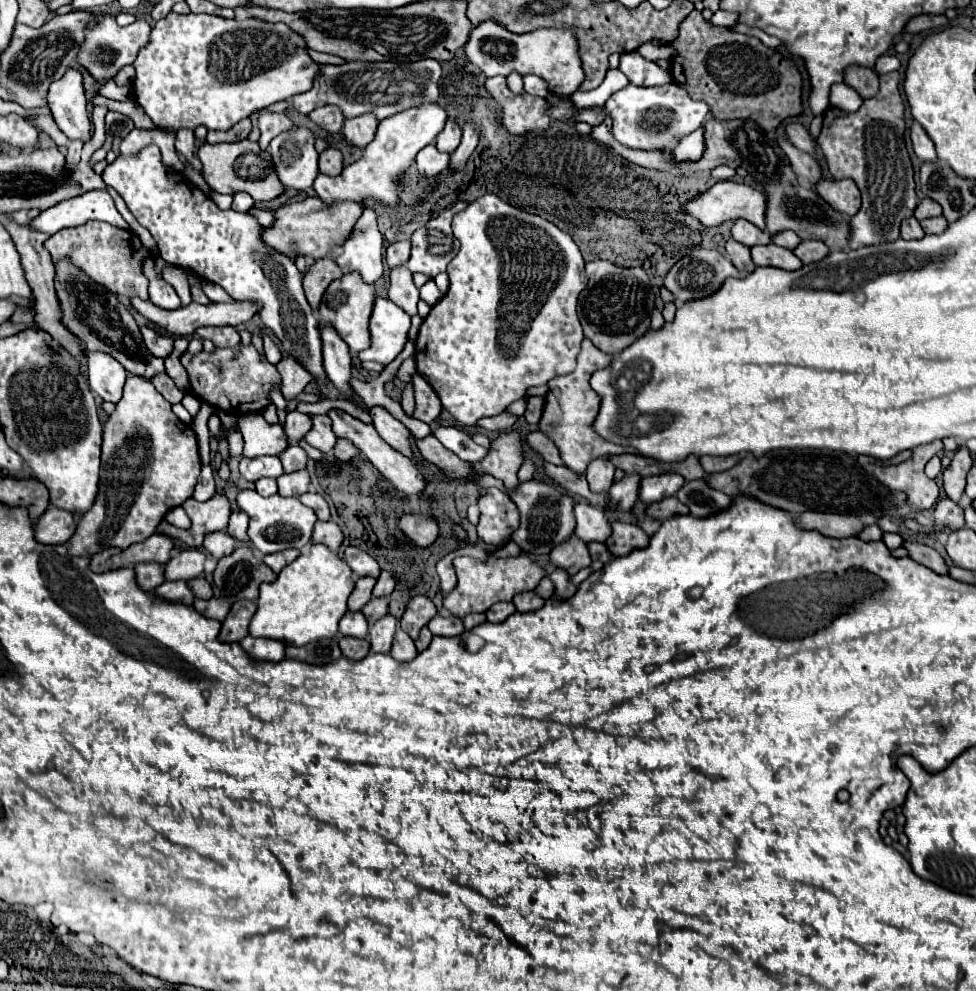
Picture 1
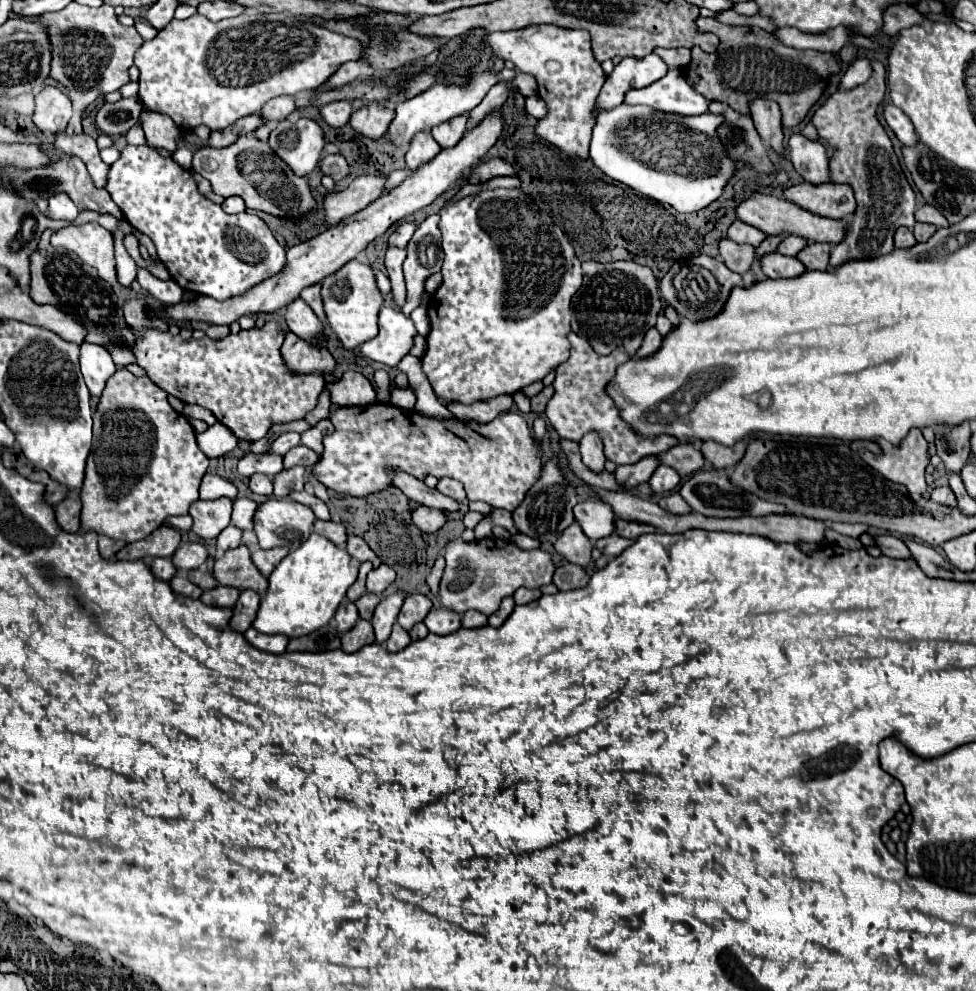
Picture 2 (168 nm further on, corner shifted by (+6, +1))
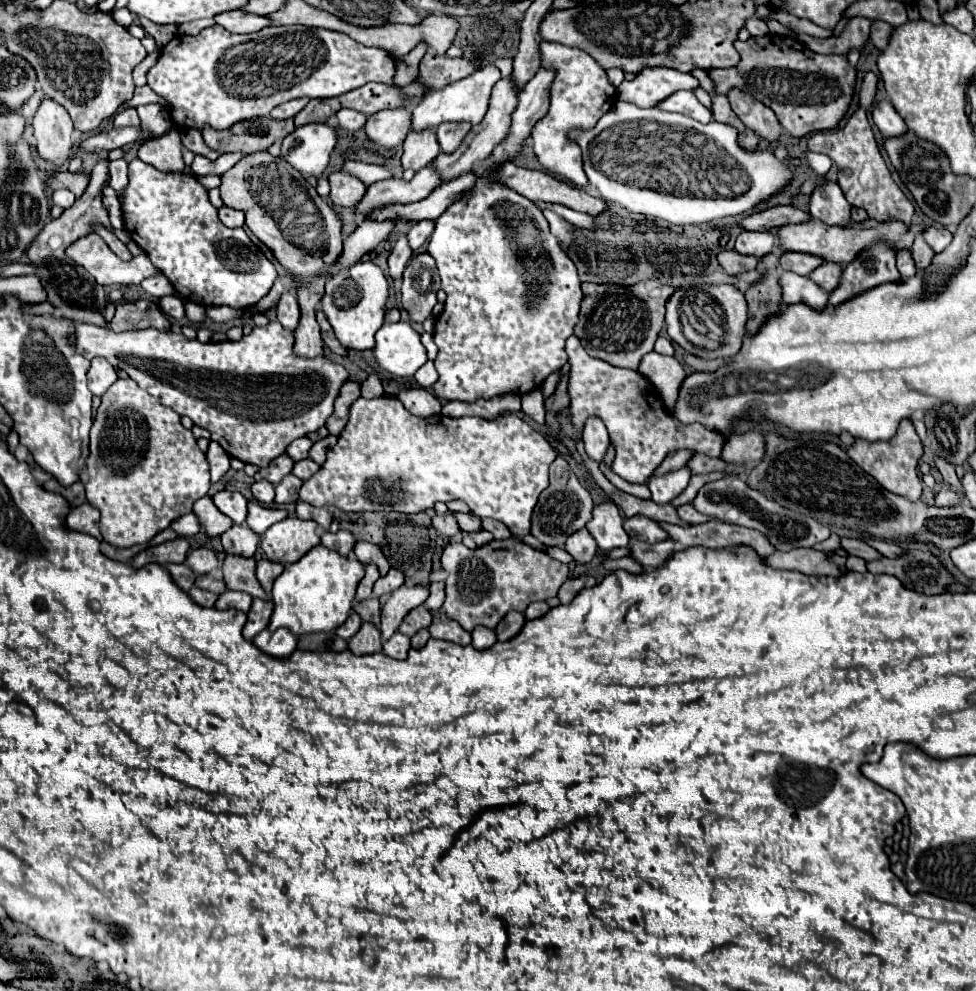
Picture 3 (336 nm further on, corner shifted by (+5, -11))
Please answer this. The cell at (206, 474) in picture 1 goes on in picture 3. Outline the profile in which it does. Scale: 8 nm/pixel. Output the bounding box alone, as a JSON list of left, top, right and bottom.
[213,491,247,525]

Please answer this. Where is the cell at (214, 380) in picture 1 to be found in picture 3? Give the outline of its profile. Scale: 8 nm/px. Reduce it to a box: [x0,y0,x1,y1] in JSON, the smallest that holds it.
[73,321,349,467]

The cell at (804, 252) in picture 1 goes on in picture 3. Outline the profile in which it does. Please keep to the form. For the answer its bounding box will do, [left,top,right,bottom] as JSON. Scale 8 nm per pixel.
[809,263,841,293]

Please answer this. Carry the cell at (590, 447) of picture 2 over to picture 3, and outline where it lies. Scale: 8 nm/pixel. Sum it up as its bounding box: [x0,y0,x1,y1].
[581,419,609,463]

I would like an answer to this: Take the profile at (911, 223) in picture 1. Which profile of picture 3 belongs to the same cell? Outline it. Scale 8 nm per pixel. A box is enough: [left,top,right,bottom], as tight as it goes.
[897,249,917,279]

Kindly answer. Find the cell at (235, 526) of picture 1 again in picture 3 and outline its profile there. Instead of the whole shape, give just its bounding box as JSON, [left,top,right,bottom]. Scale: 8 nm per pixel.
[245,503,287,535]

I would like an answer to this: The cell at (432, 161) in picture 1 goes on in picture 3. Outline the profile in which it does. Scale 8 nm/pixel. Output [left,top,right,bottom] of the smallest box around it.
[401,129,441,171]

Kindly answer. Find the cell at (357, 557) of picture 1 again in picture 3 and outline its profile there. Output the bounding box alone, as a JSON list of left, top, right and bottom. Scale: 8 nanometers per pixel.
[353,541,389,575]

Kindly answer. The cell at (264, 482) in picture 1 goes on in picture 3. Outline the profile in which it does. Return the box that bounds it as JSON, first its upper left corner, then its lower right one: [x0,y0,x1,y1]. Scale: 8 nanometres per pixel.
[251,481,275,505]

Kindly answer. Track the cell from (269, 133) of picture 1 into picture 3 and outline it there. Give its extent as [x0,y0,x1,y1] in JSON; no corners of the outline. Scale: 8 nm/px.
[271,97,309,119]

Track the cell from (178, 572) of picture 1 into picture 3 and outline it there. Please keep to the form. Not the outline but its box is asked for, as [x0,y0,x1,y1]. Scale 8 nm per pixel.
[185,547,219,575]

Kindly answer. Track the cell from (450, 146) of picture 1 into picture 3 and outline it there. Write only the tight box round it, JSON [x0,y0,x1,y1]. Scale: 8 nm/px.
[435,123,471,153]

